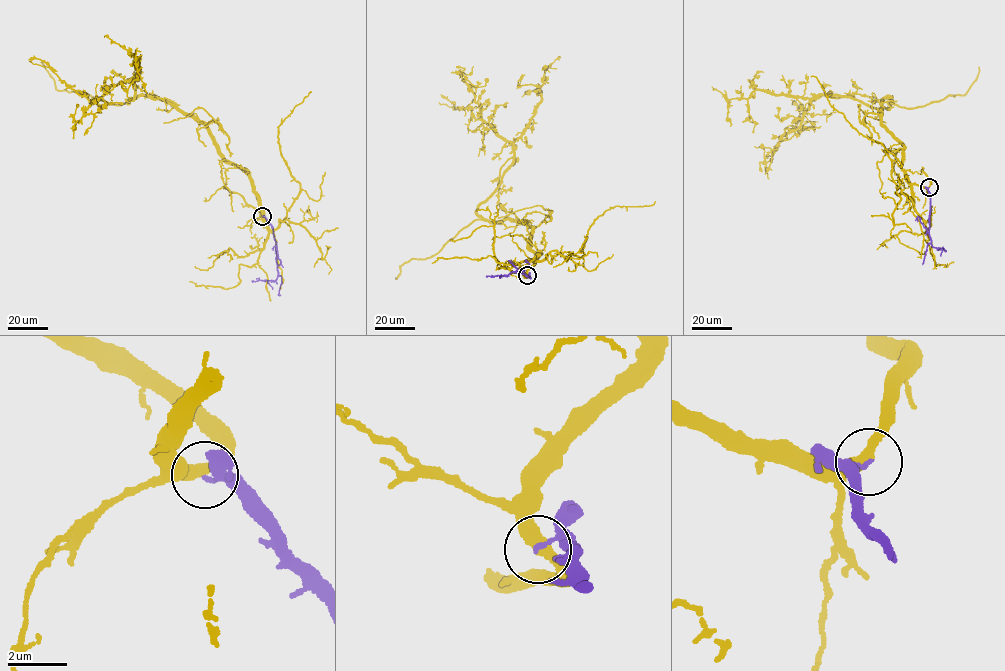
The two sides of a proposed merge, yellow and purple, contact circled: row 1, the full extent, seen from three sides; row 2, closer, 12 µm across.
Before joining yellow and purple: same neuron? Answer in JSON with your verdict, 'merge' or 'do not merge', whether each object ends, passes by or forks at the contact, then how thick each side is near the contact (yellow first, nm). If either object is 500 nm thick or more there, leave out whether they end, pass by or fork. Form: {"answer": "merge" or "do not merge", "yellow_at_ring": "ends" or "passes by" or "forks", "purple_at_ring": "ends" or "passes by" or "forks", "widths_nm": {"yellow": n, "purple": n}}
{"answer": "do not merge", "yellow_at_ring": "passes by", "purple_at_ring": "ends", "widths_nm": {"yellow": 380, "purple": 130}}

